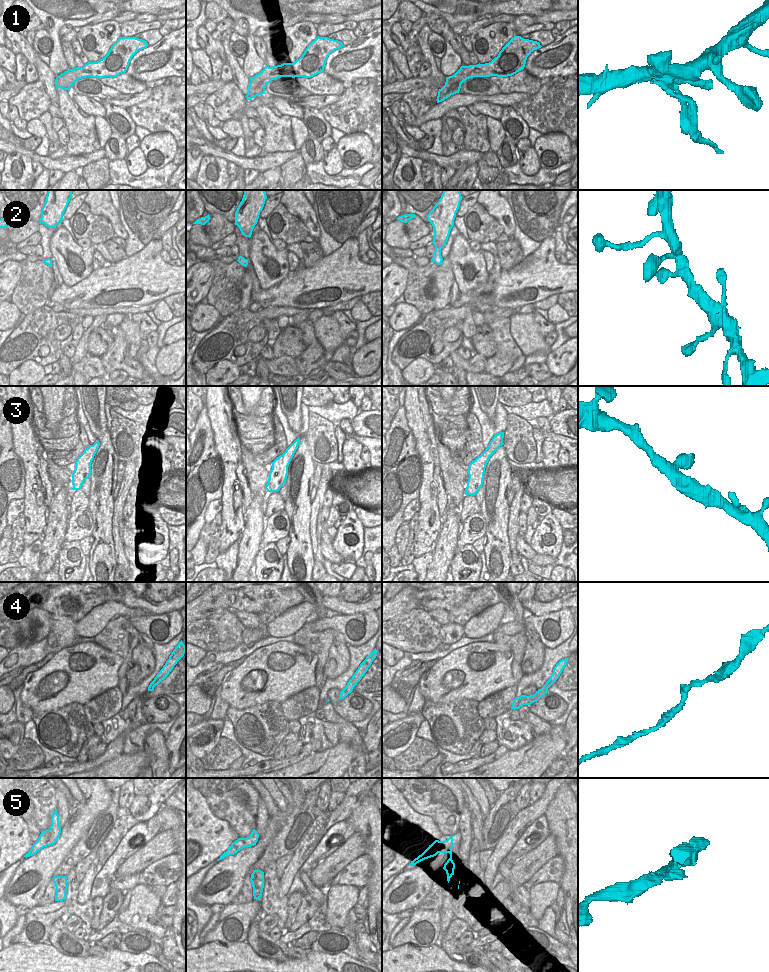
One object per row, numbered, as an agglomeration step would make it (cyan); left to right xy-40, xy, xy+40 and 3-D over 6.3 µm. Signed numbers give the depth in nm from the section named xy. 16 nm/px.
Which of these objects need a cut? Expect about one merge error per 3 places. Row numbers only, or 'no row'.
1

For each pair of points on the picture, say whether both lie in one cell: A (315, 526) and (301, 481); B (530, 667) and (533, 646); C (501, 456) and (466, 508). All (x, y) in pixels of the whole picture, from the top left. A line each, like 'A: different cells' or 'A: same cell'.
A: different cells
B: same cell
C: different cells

